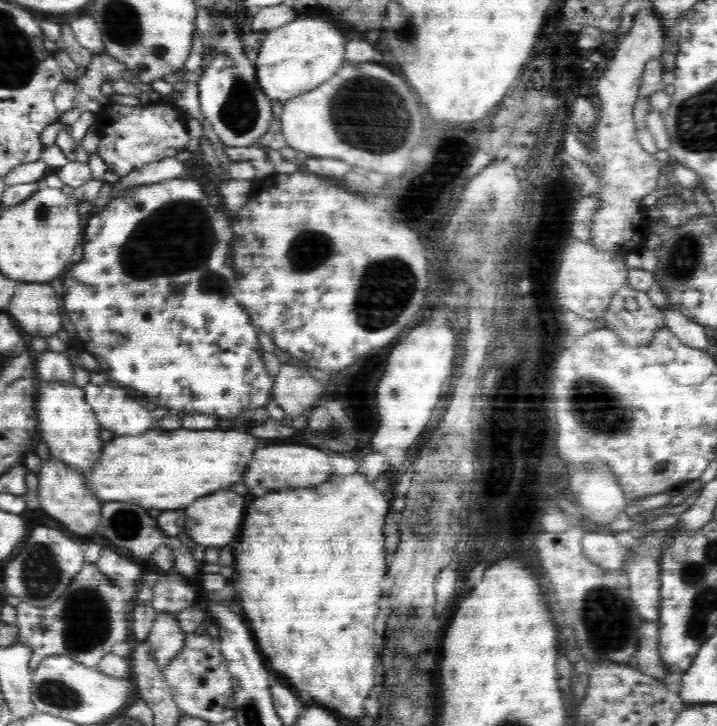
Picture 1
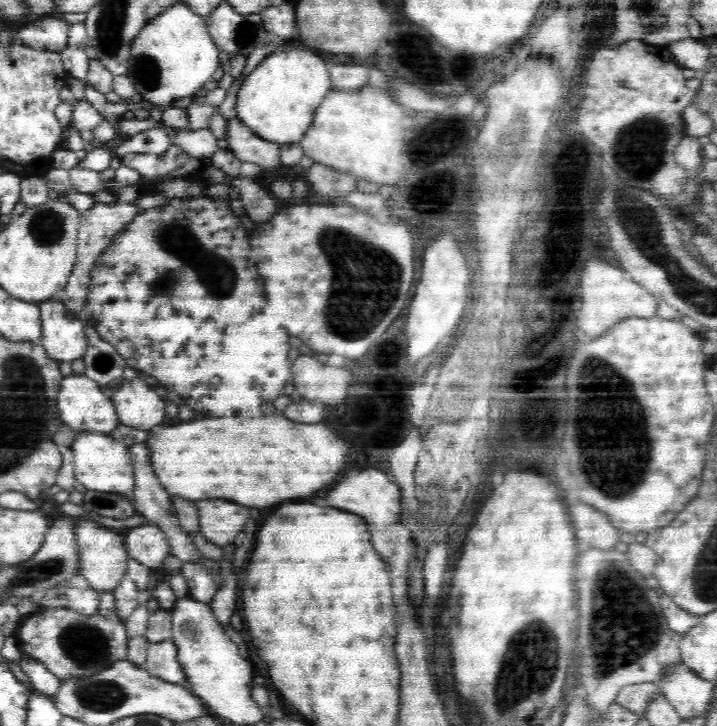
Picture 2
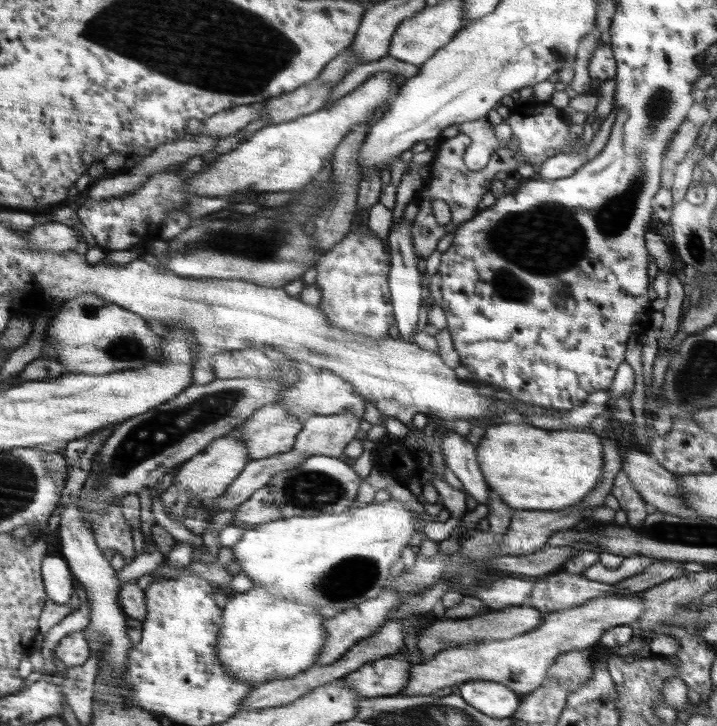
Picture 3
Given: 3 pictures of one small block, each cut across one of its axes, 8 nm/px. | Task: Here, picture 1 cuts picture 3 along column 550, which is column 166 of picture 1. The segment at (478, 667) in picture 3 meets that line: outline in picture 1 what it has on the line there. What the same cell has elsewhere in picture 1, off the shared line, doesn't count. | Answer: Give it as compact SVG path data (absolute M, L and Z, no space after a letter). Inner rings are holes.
M172 611L159 613L146 638L156 663L162 669L184 648L185 640L186 632Z

